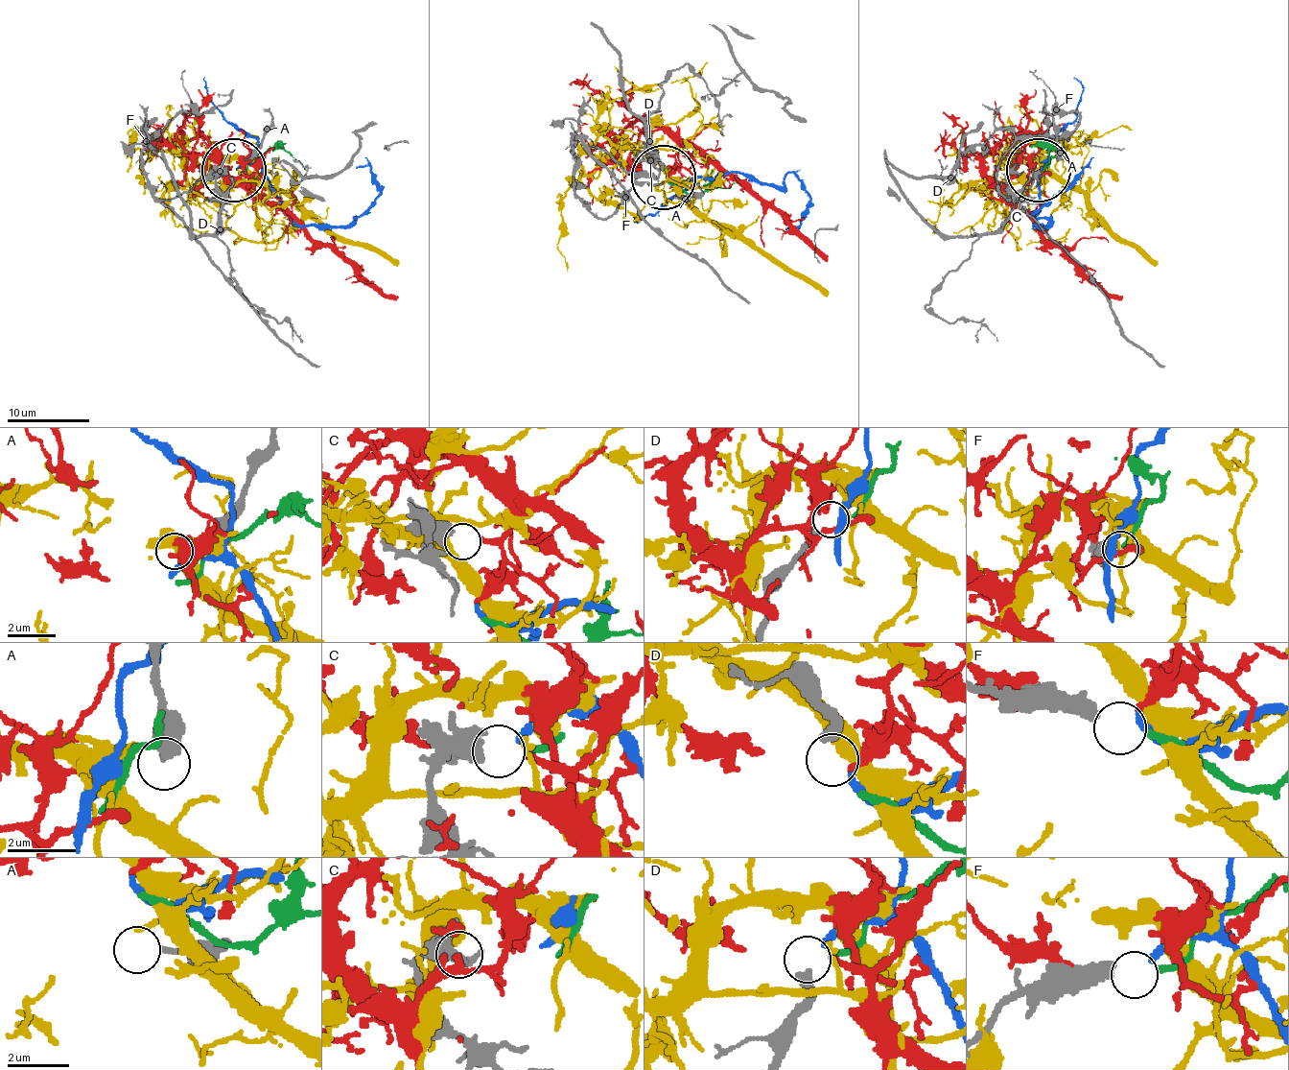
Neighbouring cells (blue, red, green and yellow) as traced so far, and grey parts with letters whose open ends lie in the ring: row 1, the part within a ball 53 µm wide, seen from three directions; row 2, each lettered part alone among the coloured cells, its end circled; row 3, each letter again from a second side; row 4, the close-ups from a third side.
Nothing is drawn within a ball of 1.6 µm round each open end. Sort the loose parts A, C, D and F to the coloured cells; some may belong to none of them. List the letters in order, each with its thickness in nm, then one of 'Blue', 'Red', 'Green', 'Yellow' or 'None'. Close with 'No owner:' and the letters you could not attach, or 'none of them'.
A: Thickness 200 nm. None
C: Thickness 320 nm. Red
D: Thickness 360 nm. Blue
F: Thickness 460 nm. Green
No owner: A

